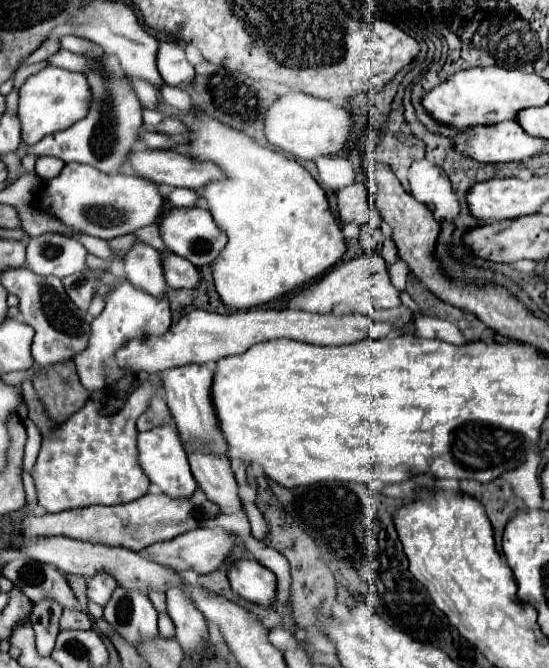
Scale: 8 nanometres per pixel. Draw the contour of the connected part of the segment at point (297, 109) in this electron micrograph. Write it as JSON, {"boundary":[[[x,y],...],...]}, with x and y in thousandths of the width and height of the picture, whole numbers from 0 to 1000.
{"boundary":[[[521,141],[503,147],[481,174],[481,201],[488,213],[554,240],[576,240],[590,231],[616,231],[627,222],[638,195],[641,174],[634,165],[561,141]]]}

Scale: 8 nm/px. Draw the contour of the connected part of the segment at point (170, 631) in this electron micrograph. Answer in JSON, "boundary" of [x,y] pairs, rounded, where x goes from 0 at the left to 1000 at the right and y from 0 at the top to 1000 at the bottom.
{"boundary":[[[295,919],[291,928],[288,928],[288,937],[291,937],[291,952],[295,955],[317,955],[317,934],[313,934],[310,922]]]}

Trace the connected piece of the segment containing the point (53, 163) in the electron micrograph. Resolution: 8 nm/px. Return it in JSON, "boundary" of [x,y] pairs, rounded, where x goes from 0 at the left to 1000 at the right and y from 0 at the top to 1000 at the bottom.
{"boundary":[[[73,234],[66,240],[66,260],[84,272],[95,269],[98,263],[109,260],[109,254],[117,251],[117,243],[106,237],[91,237],[91,234]]]}

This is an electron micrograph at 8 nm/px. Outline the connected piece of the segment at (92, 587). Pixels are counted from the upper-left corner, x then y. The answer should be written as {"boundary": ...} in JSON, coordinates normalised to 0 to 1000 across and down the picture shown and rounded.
{"boundary":[[[179,856],[175,862],[168,862],[168,868],[160,871],[160,895],[179,904],[179,907],[193,907],[208,880],[211,880],[211,868],[204,868],[204,862],[197,862],[193,856]]]}

